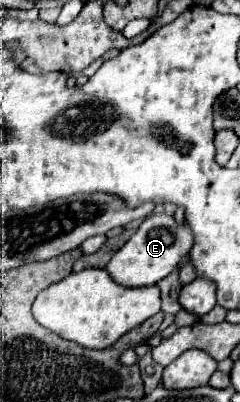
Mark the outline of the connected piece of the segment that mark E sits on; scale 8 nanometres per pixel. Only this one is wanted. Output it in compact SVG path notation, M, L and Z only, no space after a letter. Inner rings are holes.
M150 214L136 234L112 256L106 266L110 278L120 286L150 286L166 278L178 264L188 258L192 248L192 232L186 224L178 226L168 214Z

